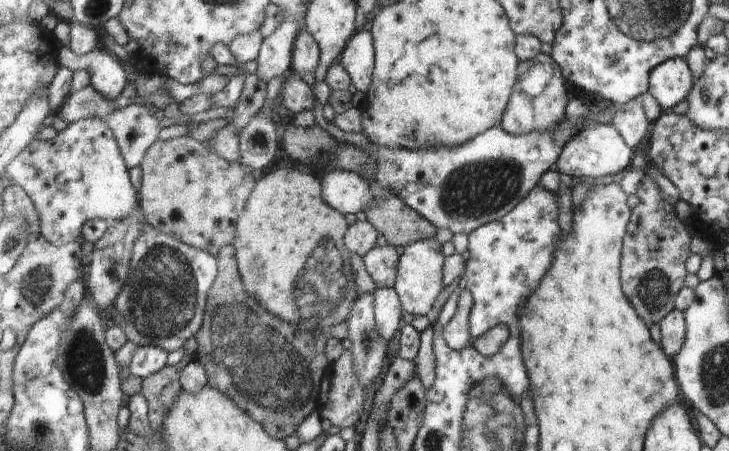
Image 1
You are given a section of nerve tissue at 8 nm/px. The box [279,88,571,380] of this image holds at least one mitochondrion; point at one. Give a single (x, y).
(475, 189)

